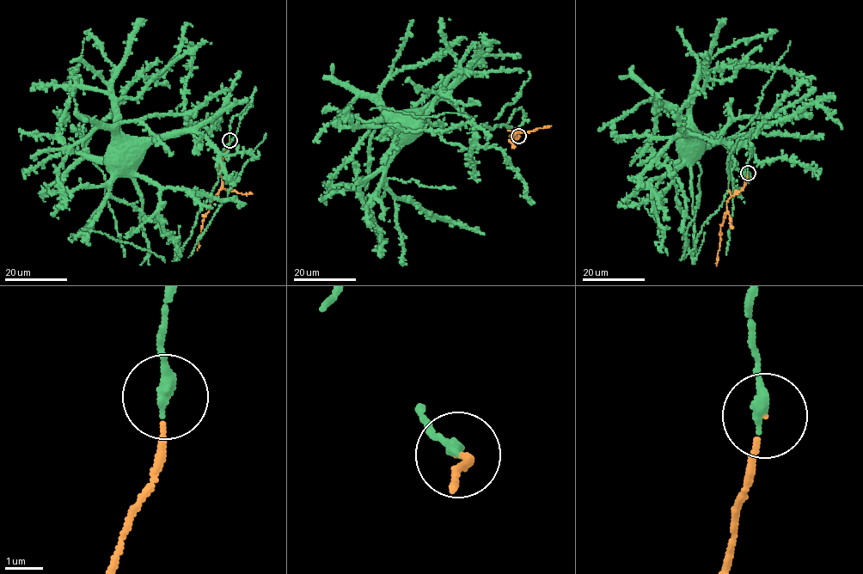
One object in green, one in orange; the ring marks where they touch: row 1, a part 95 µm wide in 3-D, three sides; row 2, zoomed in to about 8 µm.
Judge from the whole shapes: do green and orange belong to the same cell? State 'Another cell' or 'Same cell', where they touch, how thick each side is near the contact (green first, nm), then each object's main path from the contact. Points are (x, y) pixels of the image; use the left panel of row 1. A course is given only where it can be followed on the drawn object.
Same cell. Place: (229, 140). Thickness 360 nm (green) against 70 nm. Course of green: (229, 140), (230, 120), (253, 97), (217, 159), (217, 183), (181, 251), (156, 222), (110, 194), (116, 174). Course of orange: (229, 140), (220, 170), (223, 186), (204, 219), (197, 250)

